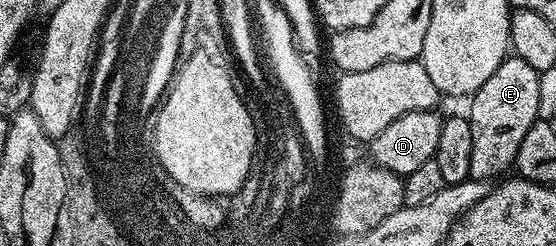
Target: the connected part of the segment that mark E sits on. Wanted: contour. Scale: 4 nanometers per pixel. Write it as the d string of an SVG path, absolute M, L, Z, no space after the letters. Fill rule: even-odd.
M505 57L502 65L494 69L490 81L486 81L486 85L479 87L475 95L471 96L472 112L467 112L466 115L470 121L470 133L474 136L470 149L471 178L492 181L503 176L503 171L515 164L522 137L526 137L530 125L534 125L540 118L539 84L540 72L534 69L534 65L526 65L526 61L515 57Z

